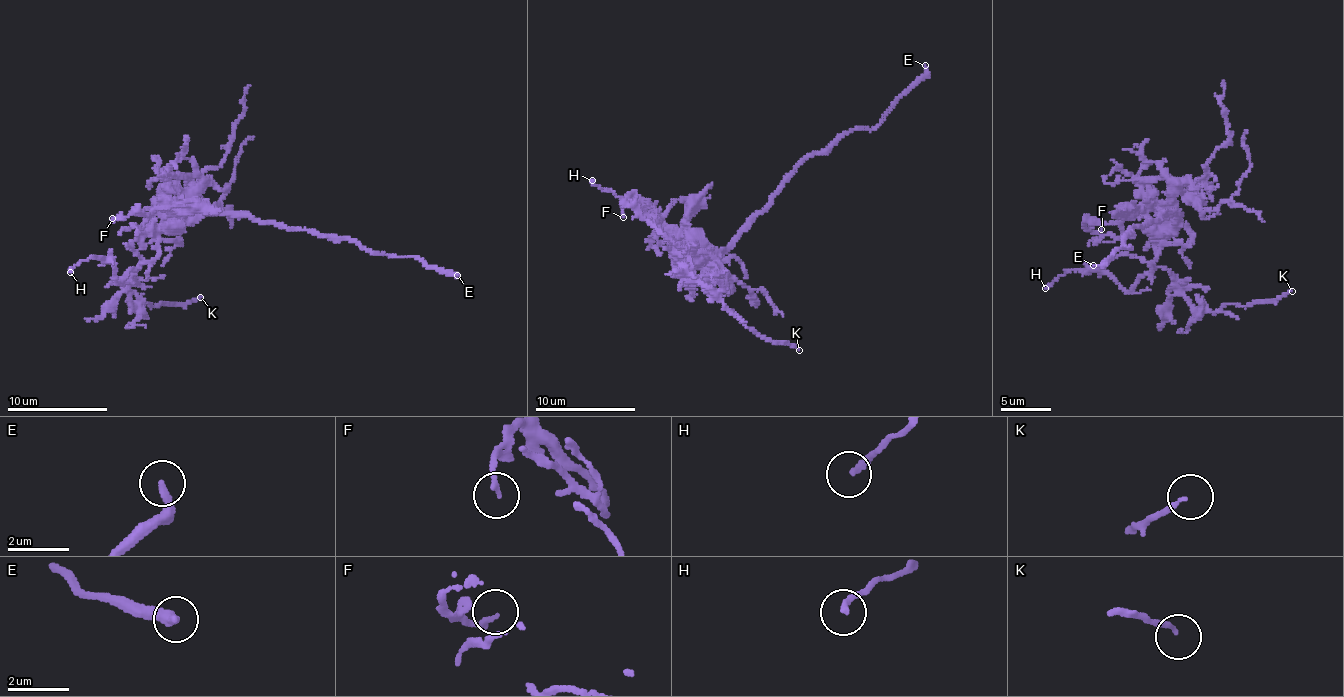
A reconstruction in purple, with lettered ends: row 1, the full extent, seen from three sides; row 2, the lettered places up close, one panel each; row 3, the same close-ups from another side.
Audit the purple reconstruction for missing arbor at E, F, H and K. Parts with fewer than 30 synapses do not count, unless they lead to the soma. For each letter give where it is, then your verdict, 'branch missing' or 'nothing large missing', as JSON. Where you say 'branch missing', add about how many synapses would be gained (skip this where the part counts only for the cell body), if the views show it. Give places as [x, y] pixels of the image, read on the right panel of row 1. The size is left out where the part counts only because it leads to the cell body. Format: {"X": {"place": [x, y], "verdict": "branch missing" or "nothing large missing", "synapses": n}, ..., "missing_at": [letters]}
{"E": {"place": [1093, 265], "verdict": "branch missing"}, "F": {"place": [1101, 229], "verdict": "nothing large missing"}, "H": {"place": [1045, 288], "verdict": "nothing large missing"}, "K": {"place": [1292, 291], "verdict": "nothing large missing"}, "missing_at": ["E"]}

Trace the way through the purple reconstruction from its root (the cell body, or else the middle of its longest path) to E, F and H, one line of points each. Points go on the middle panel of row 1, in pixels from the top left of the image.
E: (726, 248), (803, 162), (826, 152), (850, 132), (872, 129), (896, 97), (925, 72), (925, 65)
F: (726, 248), (706, 252), (686, 232), (685, 200), (676, 199), (659, 216), (631, 195), (622, 207), (623, 217)
H: (726, 248), (691, 253), (694, 244), (684, 248), (671, 242), (612, 191), (599, 188), (592, 180)

